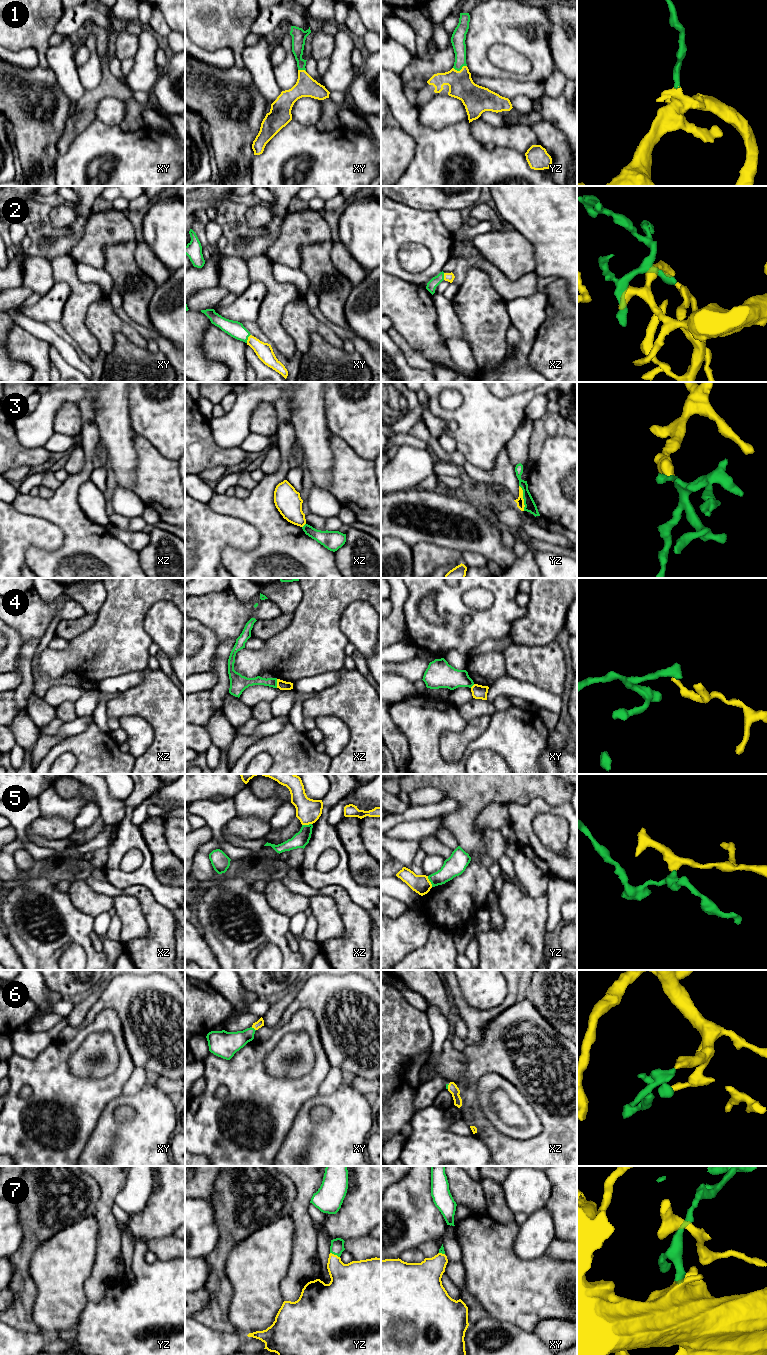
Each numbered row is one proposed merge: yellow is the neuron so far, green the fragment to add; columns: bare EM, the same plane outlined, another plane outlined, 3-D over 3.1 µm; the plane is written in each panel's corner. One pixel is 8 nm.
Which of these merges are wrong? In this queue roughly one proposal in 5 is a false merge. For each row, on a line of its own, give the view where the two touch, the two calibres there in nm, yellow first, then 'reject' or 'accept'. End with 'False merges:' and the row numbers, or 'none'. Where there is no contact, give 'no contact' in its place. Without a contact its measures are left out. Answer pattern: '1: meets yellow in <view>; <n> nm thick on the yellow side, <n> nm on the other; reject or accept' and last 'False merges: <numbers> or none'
1: meets yellow in yz; 200 nm thick on the yellow side, 110 nm on the other; accept
2: meets yellow in xy; 140 nm thick on the yellow side, 140 nm on the other; accept
3: meets yellow in yz; 60 nm thick on the yellow side, 90 nm on the other; reject
4: meets yellow in xz; 80 nm thick on the yellow side, 80 nm on the other; reject
5: meets yellow in yz; 150 nm thick on the yellow side, 170 nm on the other; reject
6: meets yellow in xy; 60 nm thick on the yellow side, 190 nm on the other; accept
7: meets yellow in yz; 300 nm thick on the yellow side, 110 nm on the other; accept
False merges: 3, 4, 5

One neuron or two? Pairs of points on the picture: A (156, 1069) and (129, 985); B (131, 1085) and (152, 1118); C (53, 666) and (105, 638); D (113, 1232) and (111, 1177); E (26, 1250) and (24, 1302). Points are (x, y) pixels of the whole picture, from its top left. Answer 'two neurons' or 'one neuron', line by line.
A: one neuron
B: two neurons
C: one neuron
D: one neuron
E: one neuron

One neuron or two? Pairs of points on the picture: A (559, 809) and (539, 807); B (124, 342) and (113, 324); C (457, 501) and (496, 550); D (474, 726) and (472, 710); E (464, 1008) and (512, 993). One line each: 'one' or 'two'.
A: one
B: two
C: one
D: two
E: one

